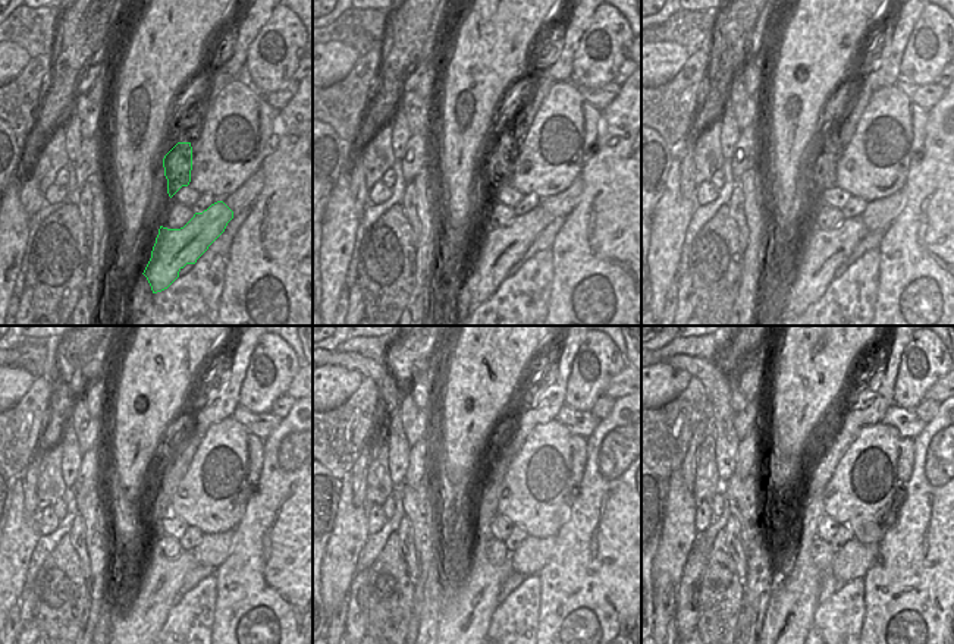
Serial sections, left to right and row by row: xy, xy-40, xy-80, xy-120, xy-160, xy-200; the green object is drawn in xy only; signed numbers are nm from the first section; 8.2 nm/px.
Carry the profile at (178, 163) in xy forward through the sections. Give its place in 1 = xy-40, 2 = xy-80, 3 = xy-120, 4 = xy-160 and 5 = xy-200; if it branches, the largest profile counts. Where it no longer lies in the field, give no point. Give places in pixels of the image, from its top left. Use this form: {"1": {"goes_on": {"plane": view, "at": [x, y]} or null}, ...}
{"1": {"goes_on": {"plane": "xy-40", "at": [499, 165]}}, "2": {"goes_on": {"plane": "xy-80", "at": [824, 169]}}, "3": {"goes_on": {"plane": "xy-120", "at": [160, 503]}}, "4": {"goes_on": {"plane": "xy-160", "at": [464, 618]}}, "5": {"goes_on": {"plane": "xy-200", "at": [790, 615]}}}

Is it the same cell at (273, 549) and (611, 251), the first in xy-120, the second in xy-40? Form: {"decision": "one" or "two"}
{"decision": "one"}

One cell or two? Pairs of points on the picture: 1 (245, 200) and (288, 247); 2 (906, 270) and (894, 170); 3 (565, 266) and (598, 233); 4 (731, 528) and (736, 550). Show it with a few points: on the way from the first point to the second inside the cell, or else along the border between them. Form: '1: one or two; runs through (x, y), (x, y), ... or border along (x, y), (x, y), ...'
1: two; border along (263, 173), (263, 188), (250, 206)
2: two; border along (916, 157), (909, 167), (907, 179), (901, 188)
3: one; runs through (573, 258), (590, 241)
4: one; runs through (733, 534), (734, 544)

